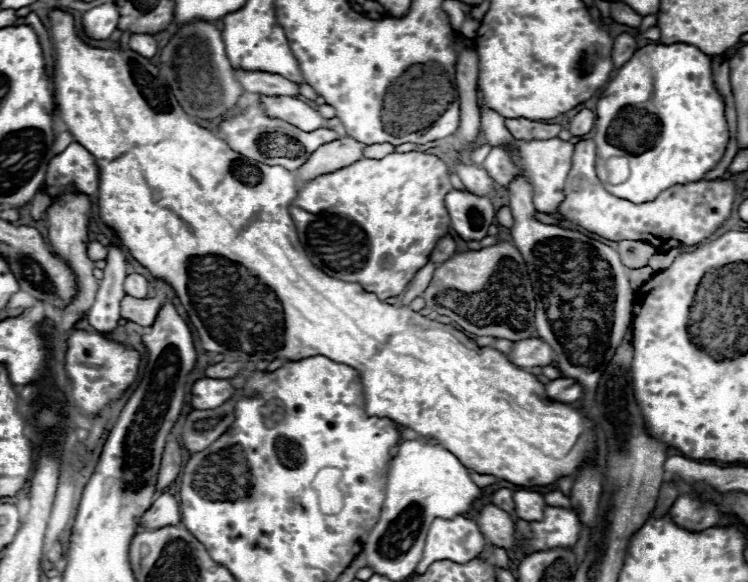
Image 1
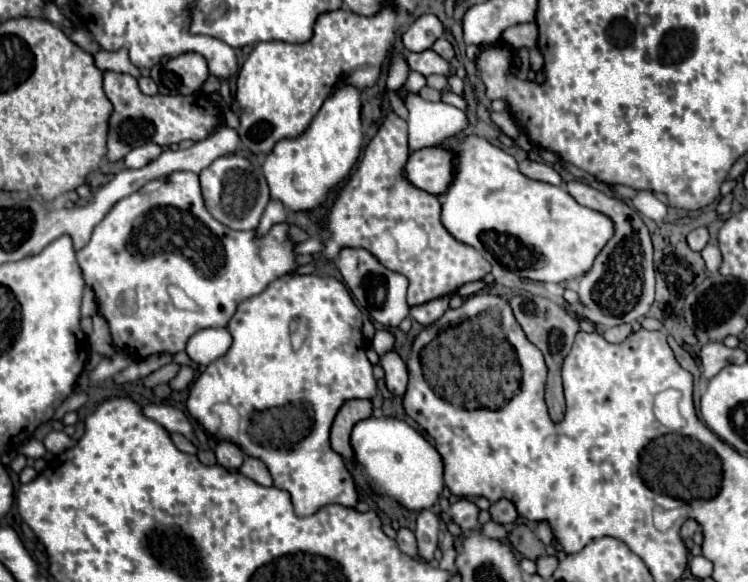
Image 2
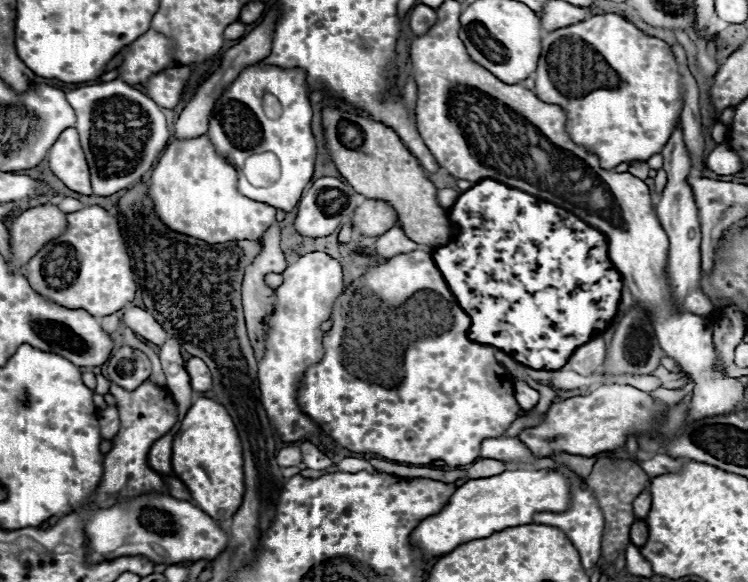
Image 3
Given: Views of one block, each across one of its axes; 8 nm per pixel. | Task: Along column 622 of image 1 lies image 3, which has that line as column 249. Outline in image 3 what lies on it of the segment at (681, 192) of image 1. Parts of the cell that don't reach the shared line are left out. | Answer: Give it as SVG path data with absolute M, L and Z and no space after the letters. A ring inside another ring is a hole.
M208 136L192 140L172 140L152 170L150 188L156 214L180 234L204 242L228 242L232 238L256 238L276 222L276 208L244 198L236 190L236 170L224 162L208 142Z

